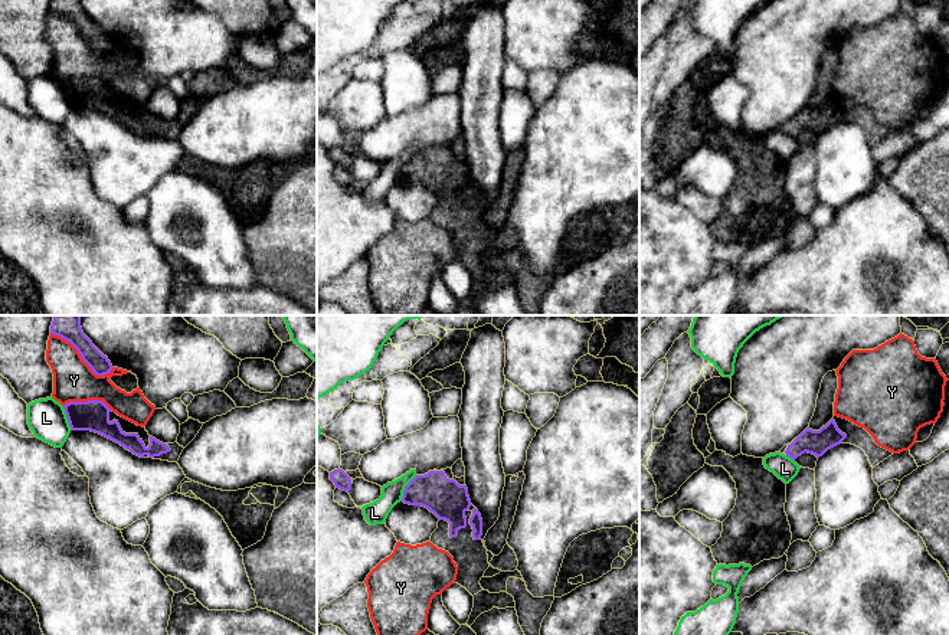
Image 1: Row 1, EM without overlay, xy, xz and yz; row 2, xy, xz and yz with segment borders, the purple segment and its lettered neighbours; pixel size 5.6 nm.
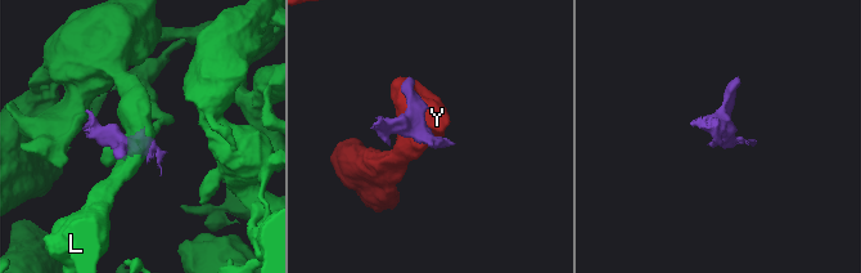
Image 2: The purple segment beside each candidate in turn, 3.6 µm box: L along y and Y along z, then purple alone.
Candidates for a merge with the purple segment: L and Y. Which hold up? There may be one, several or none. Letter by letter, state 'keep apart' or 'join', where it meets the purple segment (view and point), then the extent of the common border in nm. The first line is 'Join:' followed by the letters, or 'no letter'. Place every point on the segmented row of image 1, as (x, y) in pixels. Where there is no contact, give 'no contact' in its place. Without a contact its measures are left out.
Join: no letter
L: keep apart; meets purple in xz at (405, 488); contact 170 nm long
Y: keep apart; meets purple in xy at (81, 356); contact 420 nm long

